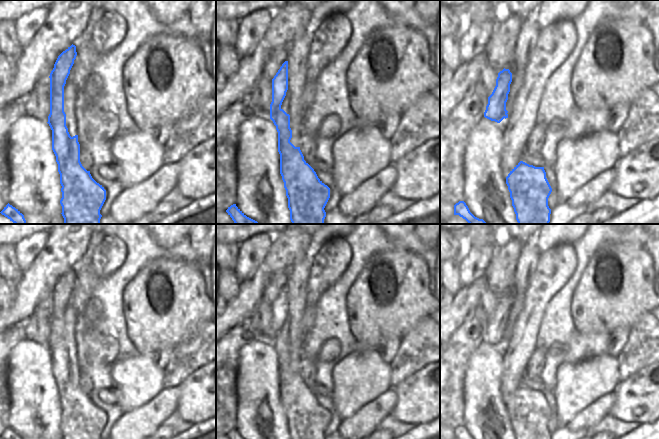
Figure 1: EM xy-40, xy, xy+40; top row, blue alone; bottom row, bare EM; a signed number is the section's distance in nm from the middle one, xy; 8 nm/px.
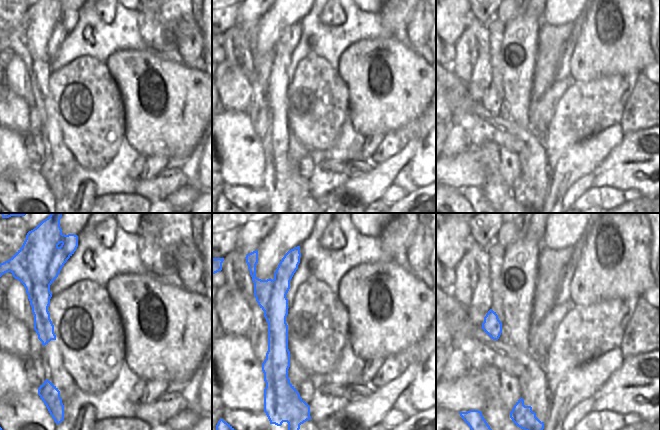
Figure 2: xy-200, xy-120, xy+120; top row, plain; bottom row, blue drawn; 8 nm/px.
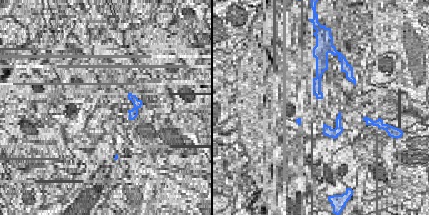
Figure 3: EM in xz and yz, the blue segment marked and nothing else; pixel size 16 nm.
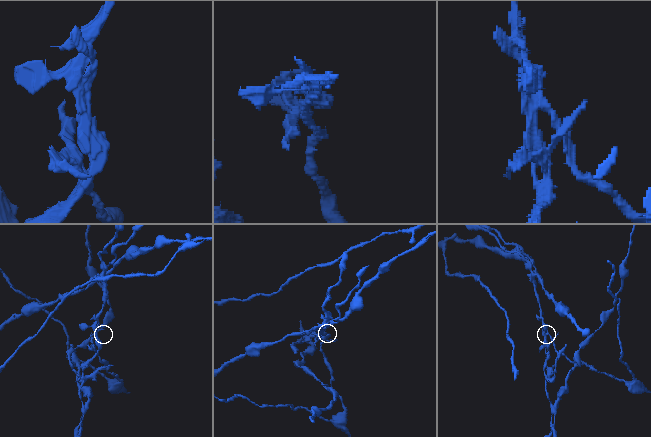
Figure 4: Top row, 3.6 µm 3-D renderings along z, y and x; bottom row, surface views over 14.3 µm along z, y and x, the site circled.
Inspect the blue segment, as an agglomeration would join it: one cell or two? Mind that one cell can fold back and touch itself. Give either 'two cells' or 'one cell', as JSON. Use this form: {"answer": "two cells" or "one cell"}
{"answer": "two cells"}

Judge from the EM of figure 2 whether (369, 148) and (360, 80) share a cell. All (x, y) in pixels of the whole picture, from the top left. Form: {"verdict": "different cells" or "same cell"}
{"verdict": "different cells"}

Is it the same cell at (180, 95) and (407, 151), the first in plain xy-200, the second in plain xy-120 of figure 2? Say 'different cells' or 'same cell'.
different cells

